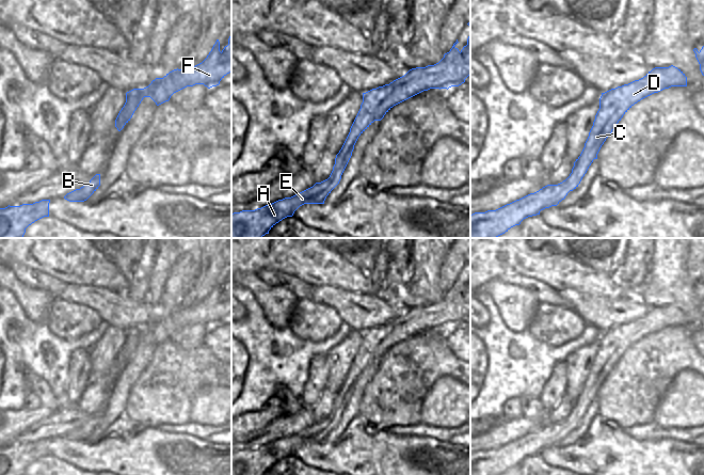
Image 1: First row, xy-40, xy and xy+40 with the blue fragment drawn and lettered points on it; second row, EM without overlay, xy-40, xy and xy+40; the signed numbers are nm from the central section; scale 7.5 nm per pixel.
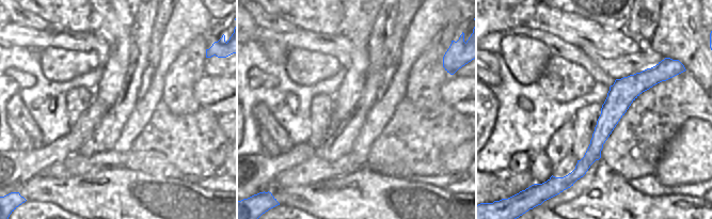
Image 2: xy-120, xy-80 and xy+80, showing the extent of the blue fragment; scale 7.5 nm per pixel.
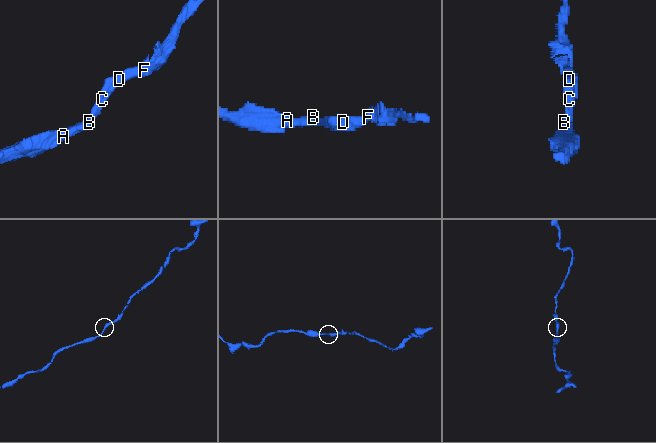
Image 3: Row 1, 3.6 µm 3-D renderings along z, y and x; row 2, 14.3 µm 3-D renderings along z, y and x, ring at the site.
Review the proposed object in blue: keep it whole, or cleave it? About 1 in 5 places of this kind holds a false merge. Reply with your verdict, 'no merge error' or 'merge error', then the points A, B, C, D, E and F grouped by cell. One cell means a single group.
no merge error; A B C D E F

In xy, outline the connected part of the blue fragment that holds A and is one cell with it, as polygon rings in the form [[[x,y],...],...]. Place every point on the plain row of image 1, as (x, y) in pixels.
[[[470,262],[467,263],[469,265],[469,275],[467,278],[467,284],[463,286],[460,290],[454,285],[459,282],[458,279],[453,283],[452,287],[449,291],[444,294],[444,297],[434,304],[428,304],[426,306],[416,306],[410,308],[404,315],[394,319],[389,323],[385,323],[383,326],[379,326],[377,328],[372,328],[366,332],[363,332],[363,342],[361,344],[361,348],[350,367],[350,371],[335,397],[335,403],[333,406],[333,410],[330,416],[321,422],[316,422],[313,426],[291,436],[285,437],[283,439],[278,439],[272,443],[268,443],[261,447],[257,447],[255,449],[242,449],[240,452],[231,453],[231,475],[265,475],[269,473],[269,470],[279,460],[287,456],[292,456],[294,450],[304,443],[324,443],[326,436],[331,432],[331,430],[339,423],[341,418],[341,414],[352,395],[352,391],[354,389],[354,384],[358,378],[358,376],[374,361],[381,360],[384,354],[396,344],[430,328],[449,328],[451,326],[459,326],[465,321],[465,318],[470,314]]]

